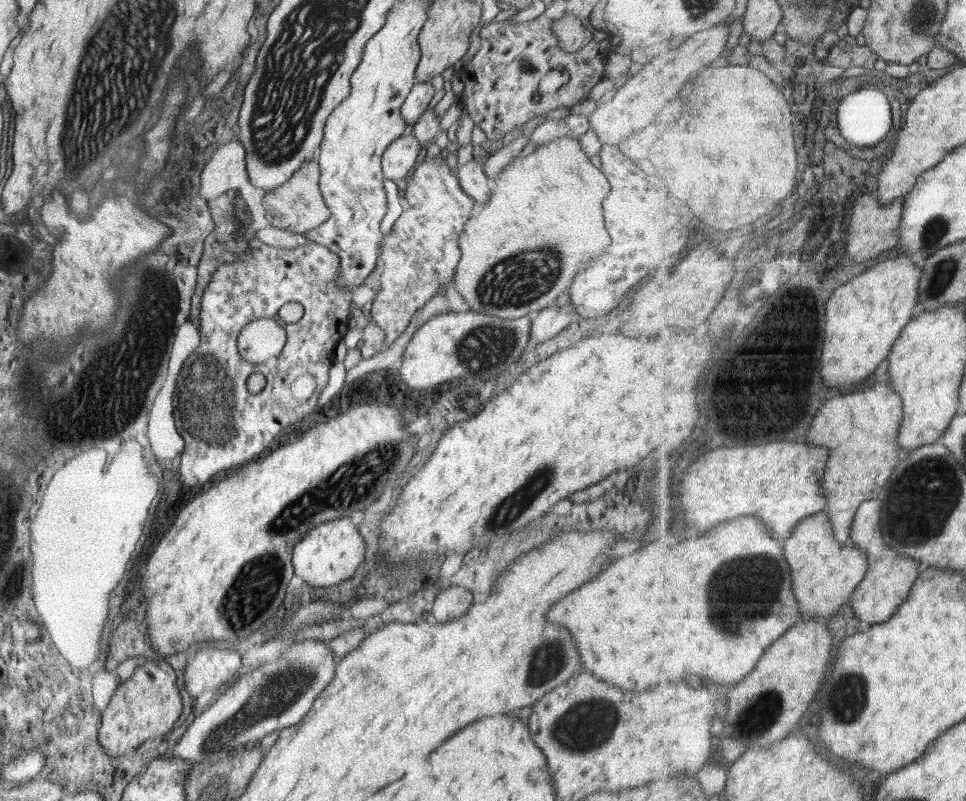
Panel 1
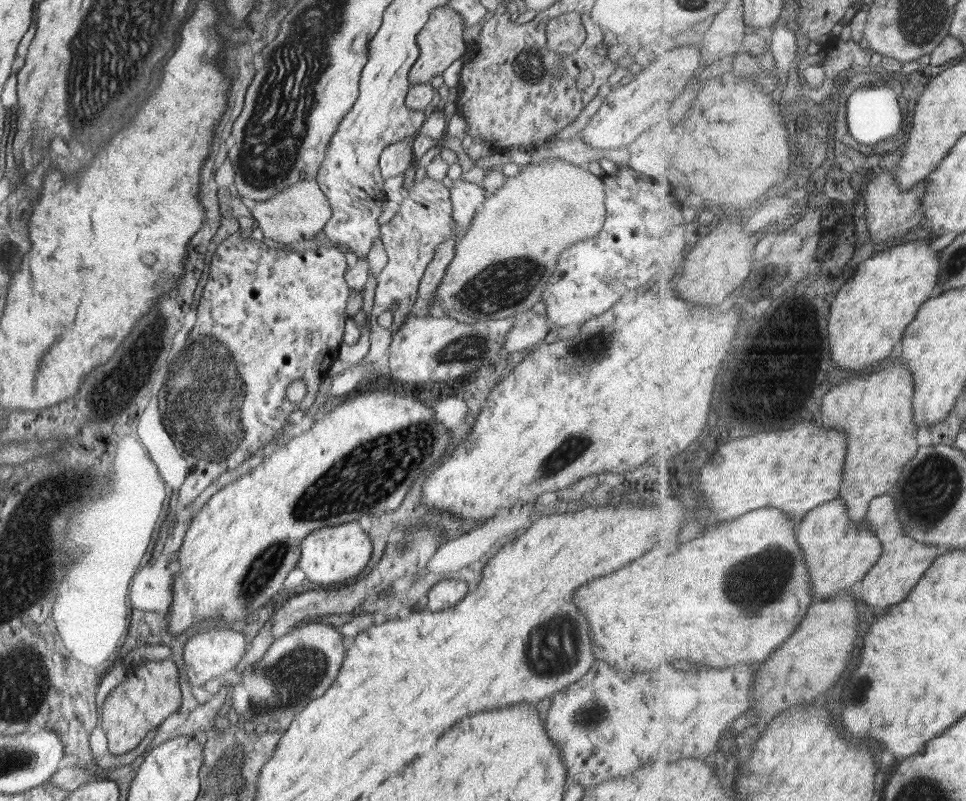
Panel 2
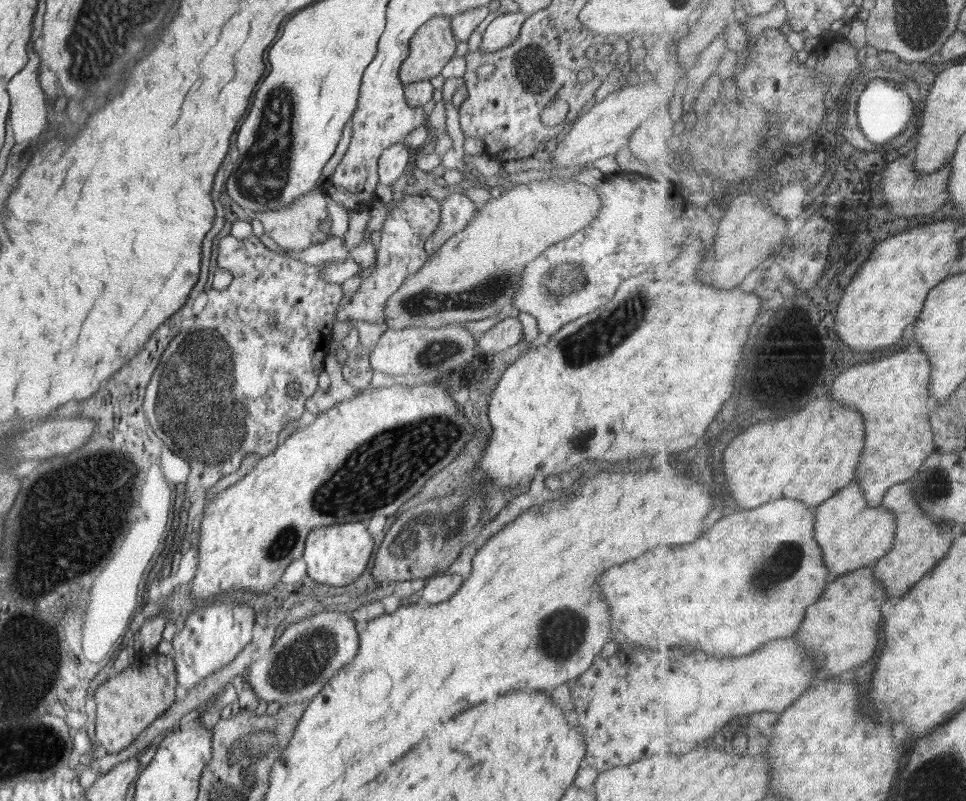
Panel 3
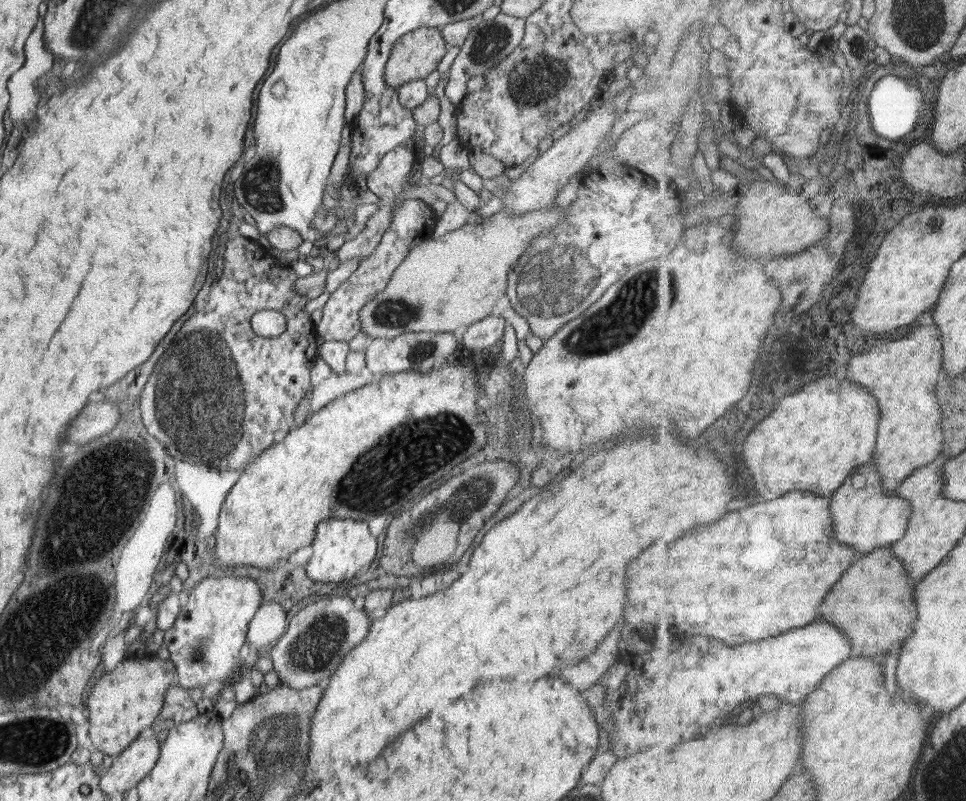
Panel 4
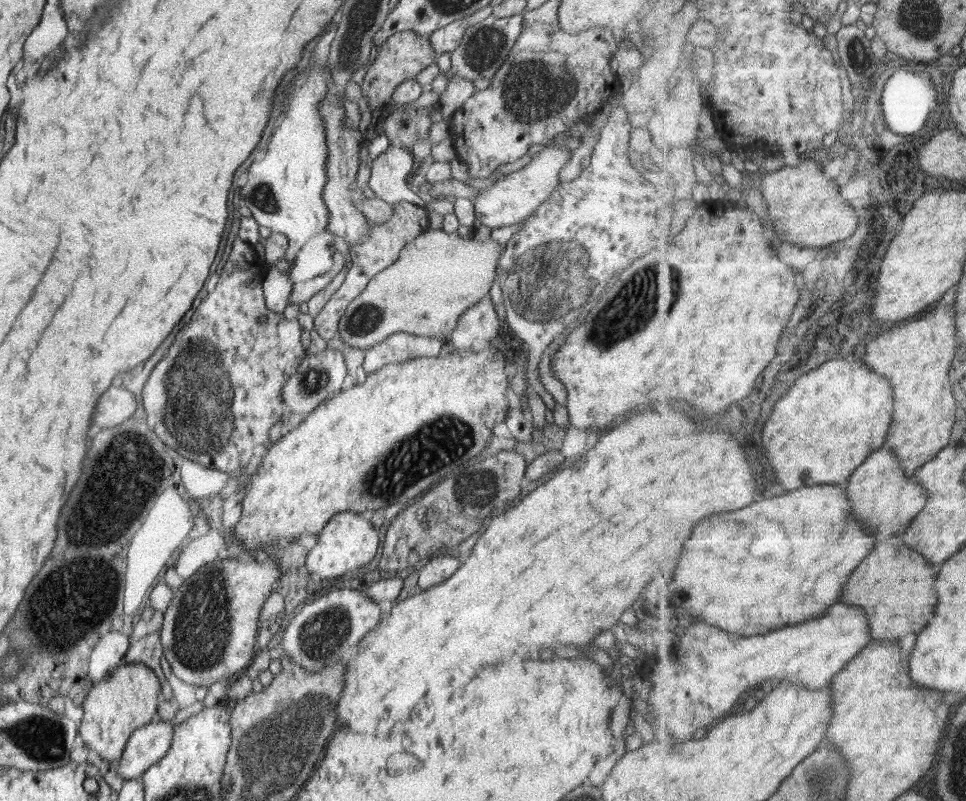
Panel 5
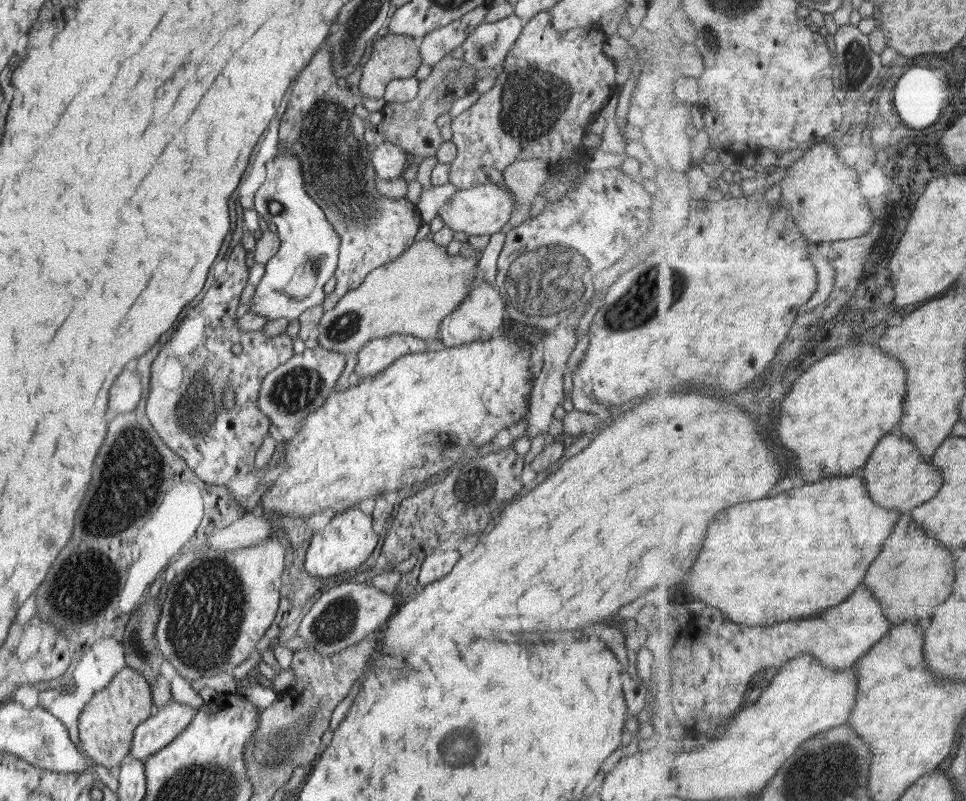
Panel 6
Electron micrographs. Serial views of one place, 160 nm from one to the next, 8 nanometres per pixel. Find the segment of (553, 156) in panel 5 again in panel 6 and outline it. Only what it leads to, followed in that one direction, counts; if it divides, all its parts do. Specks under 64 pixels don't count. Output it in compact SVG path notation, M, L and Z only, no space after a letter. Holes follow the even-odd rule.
M486 183L466 190L458 189L446 206L437 213L442 222L450 227L454 232L466 232L469 235L482 236L484 234L494 234L506 226L512 212L515 209L515 194L500 185Z

